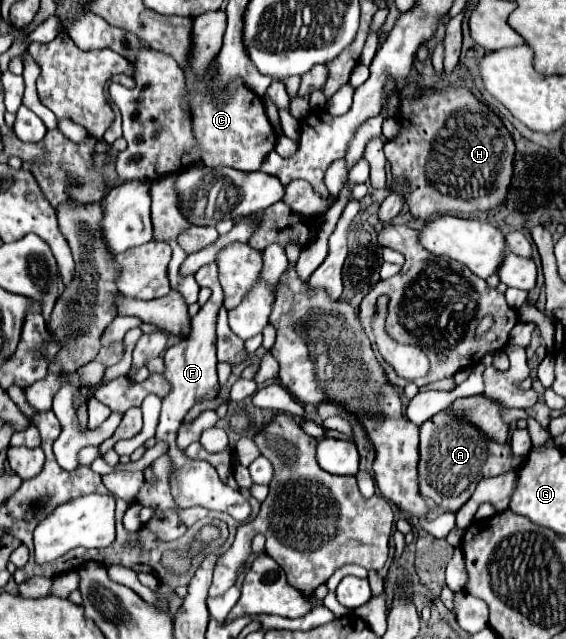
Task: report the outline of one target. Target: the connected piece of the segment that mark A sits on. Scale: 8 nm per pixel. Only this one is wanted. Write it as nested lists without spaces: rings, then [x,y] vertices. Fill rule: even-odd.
[[[441,411],[421,425],[419,453],[421,493],[451,513],[457,513],[467,503],[481,479],[497,477],[511,469],[519,469],[529,457],[529,453],[523,457],[515,457],[509,443],[501,445],[491,441],[473,425],[455,421],[449,411]]]

